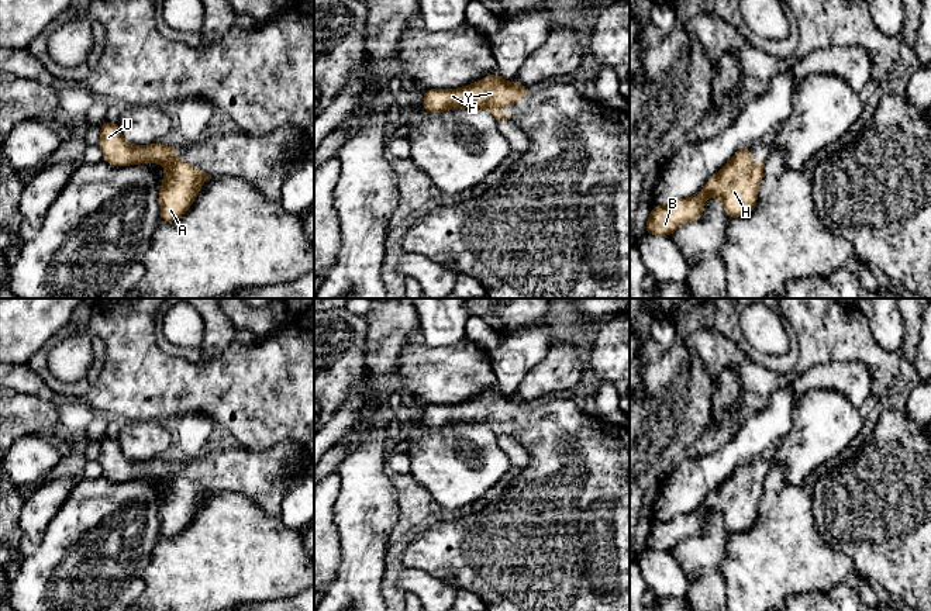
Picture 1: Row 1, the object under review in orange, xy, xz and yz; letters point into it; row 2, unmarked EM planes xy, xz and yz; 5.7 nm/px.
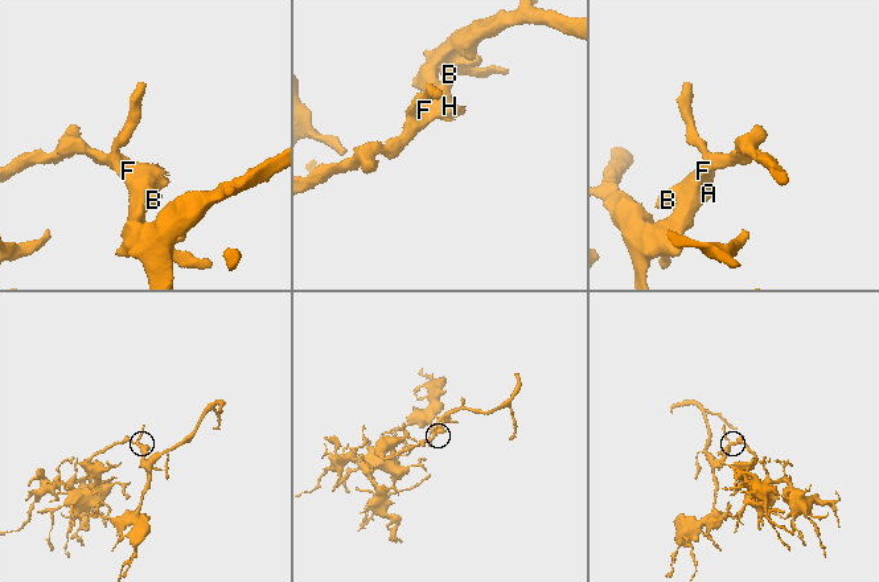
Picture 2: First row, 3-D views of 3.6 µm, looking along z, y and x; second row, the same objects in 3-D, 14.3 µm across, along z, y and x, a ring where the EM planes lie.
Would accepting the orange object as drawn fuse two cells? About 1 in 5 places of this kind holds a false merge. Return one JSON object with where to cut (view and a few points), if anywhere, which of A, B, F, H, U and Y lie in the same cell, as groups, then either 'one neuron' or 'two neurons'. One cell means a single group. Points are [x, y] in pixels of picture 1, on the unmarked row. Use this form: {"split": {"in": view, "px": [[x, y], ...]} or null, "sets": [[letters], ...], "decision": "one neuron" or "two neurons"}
{"split": null, "sets": [["A", "B", "F", "H", "U", "Y"]], "decision": "one neuron"}

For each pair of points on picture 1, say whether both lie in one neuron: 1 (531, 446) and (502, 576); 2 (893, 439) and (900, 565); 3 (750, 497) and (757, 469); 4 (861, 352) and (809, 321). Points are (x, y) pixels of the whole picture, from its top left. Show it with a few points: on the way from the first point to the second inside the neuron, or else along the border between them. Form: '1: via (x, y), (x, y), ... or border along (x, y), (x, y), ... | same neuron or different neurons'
1: via (545, 477), (545, 532), (534, 544) | same neuron
2: via (899, 470), (899, 534) | same neuron
3: via (750, 490), (750, 476) | same neuron
4: via (848, 339), (841, 332), (833, 332), (821, 327) | same neuron

